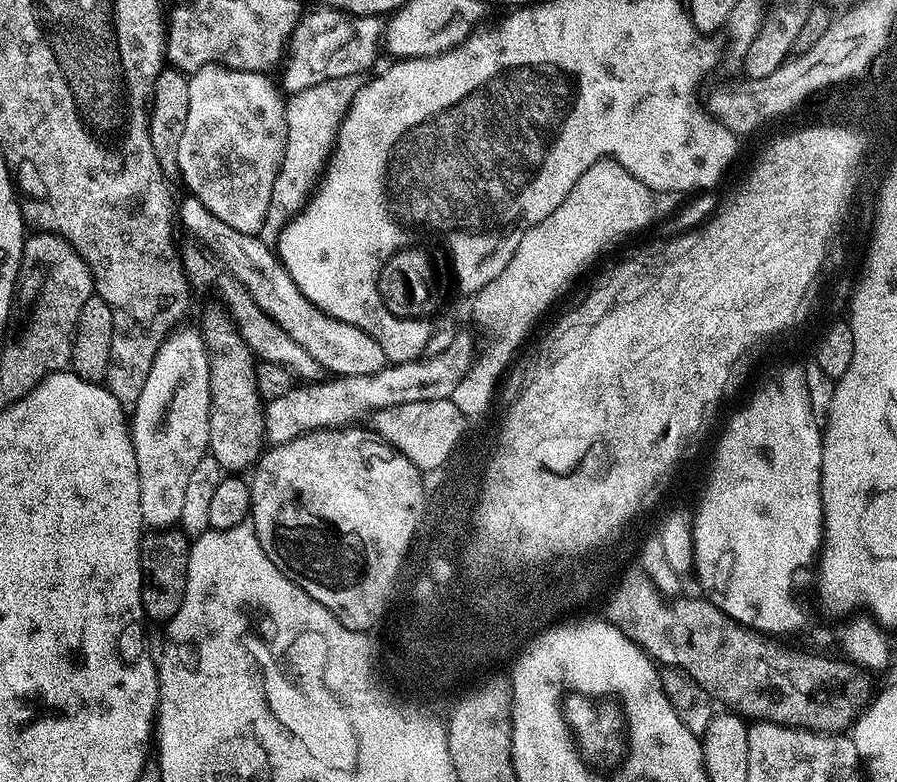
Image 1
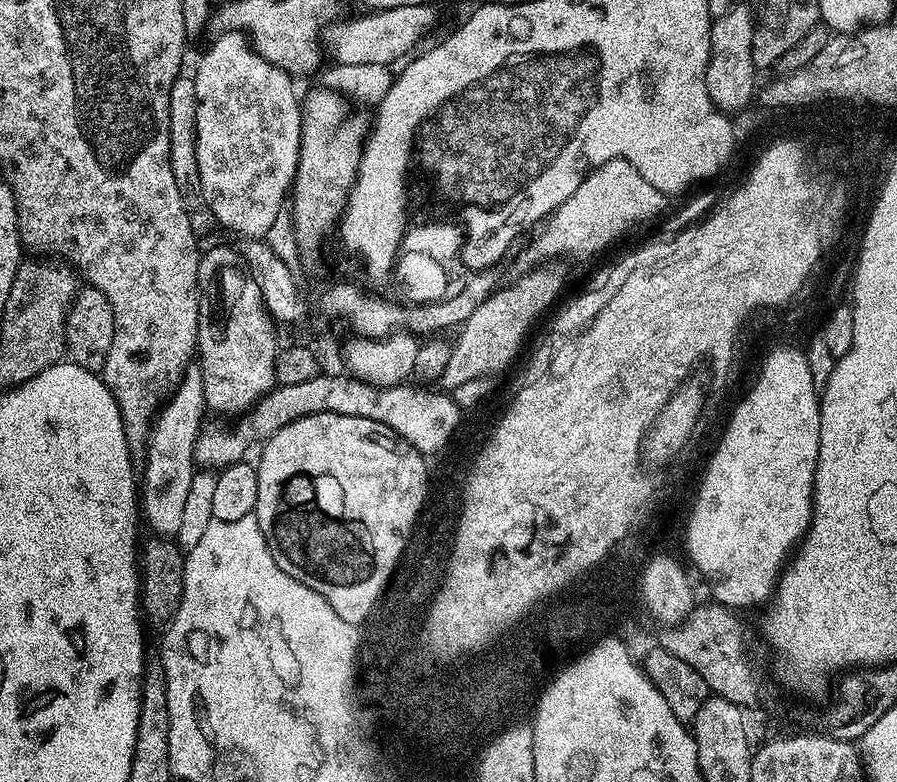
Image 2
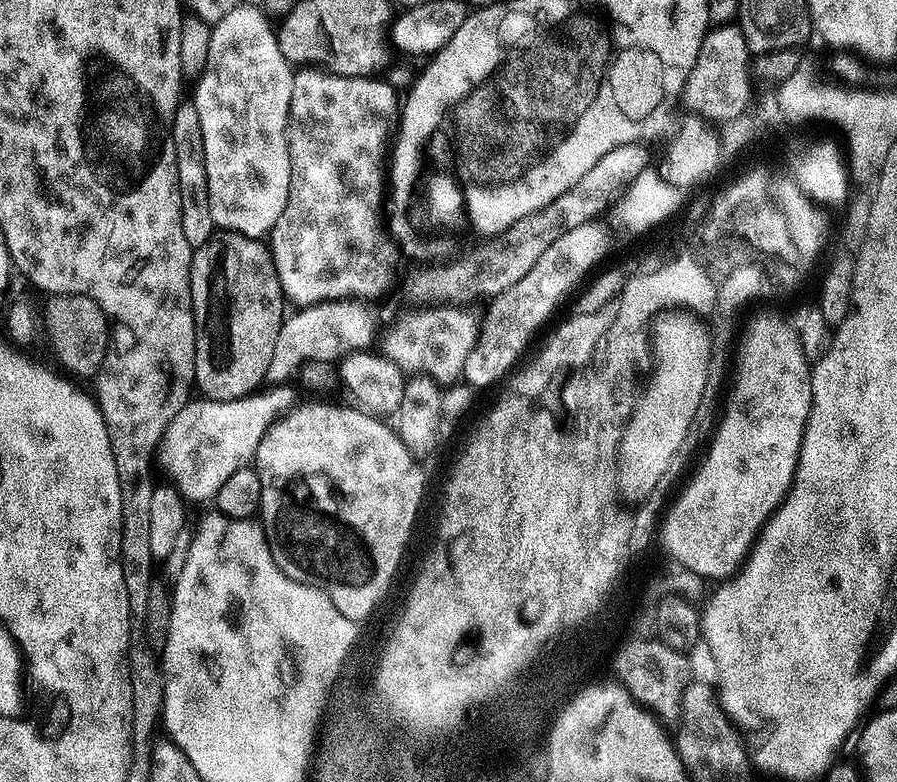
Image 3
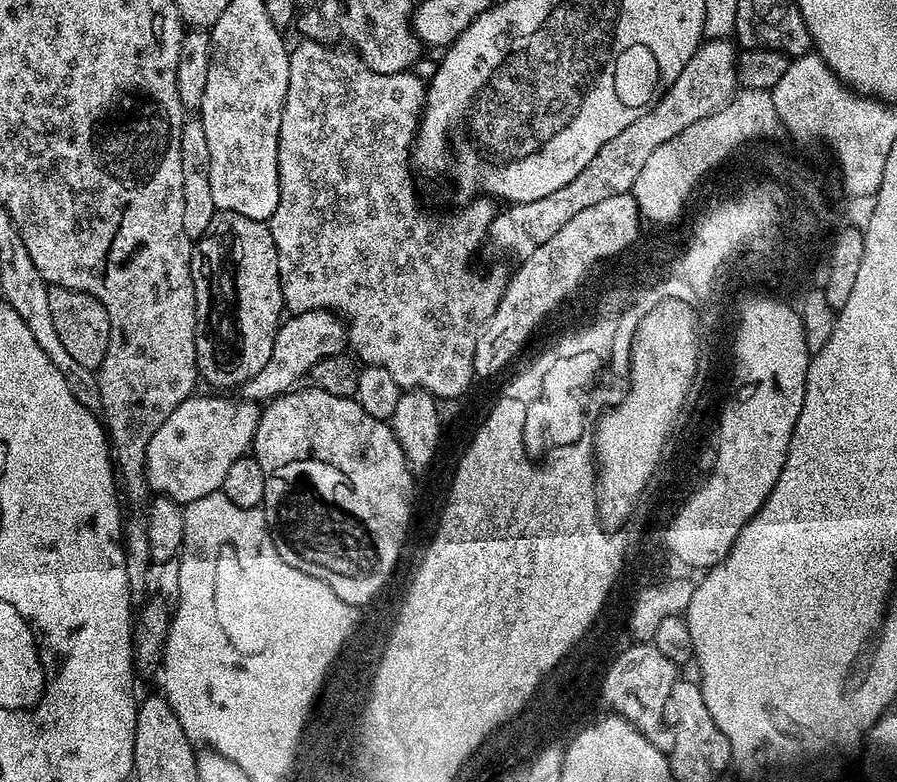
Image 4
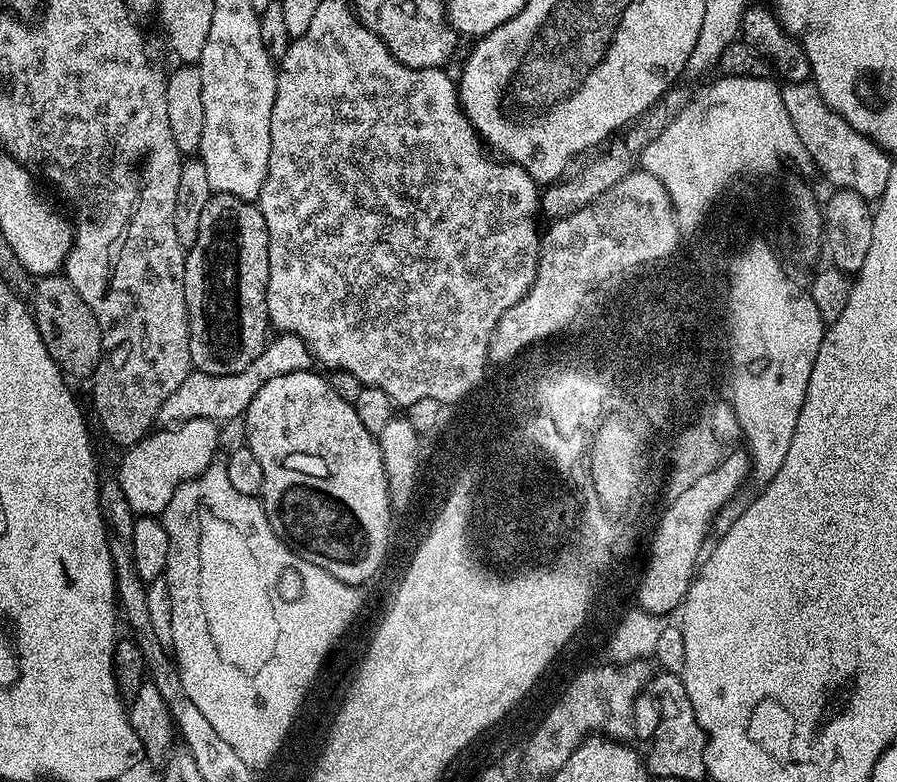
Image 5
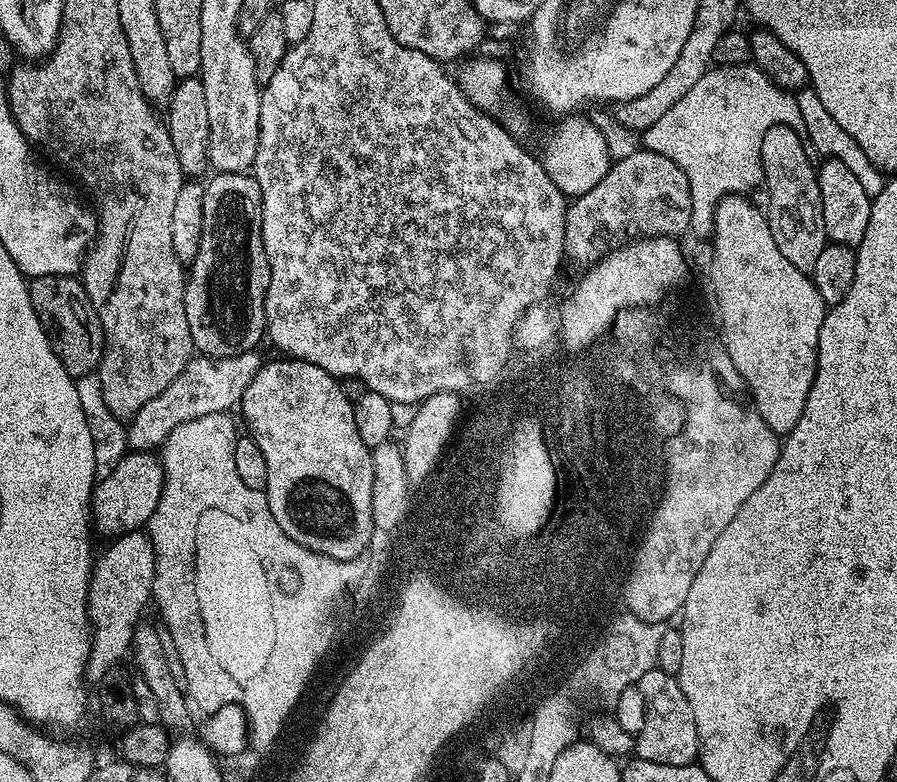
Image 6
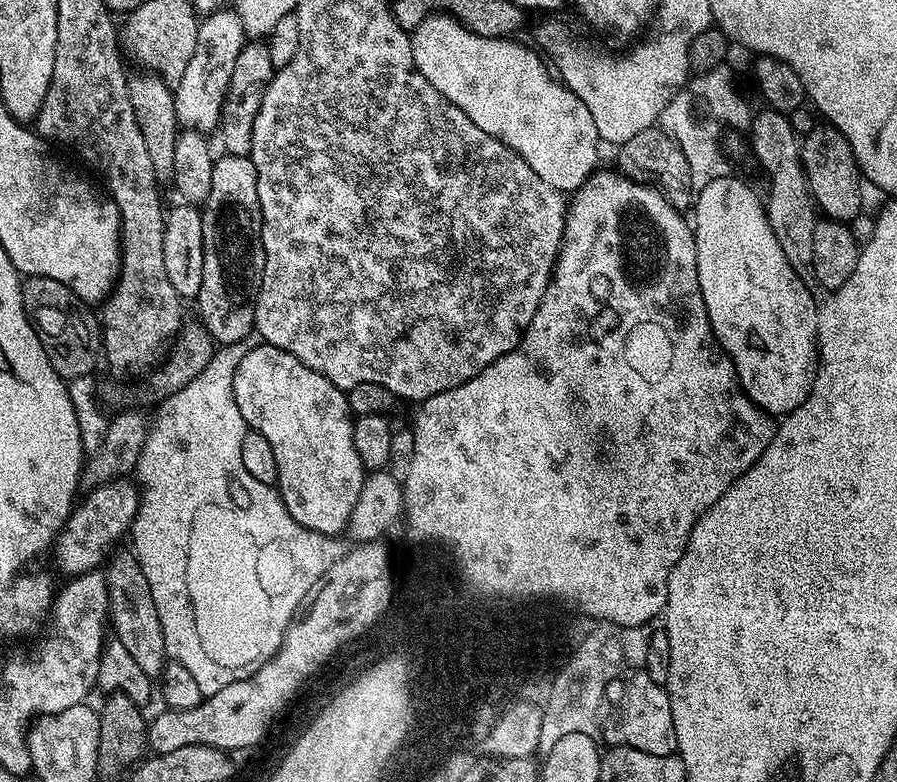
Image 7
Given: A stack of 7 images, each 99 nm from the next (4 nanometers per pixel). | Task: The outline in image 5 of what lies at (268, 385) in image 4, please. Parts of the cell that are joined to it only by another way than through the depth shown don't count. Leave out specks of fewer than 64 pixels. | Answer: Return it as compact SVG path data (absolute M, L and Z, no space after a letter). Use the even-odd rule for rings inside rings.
M287 334L277 335L275 338L277 340L267 341L264 351L258 358L254 358L254 362L250 362L250 366L234 374L208 374L193 370L186 382L182 382L182 386L178 386L178 390L174 390L174 394L170 394L166 402L162 402L156 420L164 426L184 424L188 420L239 421L247 412L254 394L258 394L258 390L262 390L262 386L266 386L270 378L278 378L278 374L303 372L313 367L312 351L304 345L302 338Z

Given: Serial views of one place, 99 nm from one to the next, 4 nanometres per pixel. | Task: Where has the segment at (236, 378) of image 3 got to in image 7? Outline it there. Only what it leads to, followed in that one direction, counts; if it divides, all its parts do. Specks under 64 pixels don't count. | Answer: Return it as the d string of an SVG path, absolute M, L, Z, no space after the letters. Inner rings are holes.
M221 155L214 166L214 182L210 194L203 201L204 214L204 265L202 266L202 286L199 323L212 335L217 345L237 344L246 339L254 330L254 320L250 315L250 305L260 292L260 283L264 277L264 247L262 246L262 226L264 219L258 202L258 170L254 170L251 155Z

